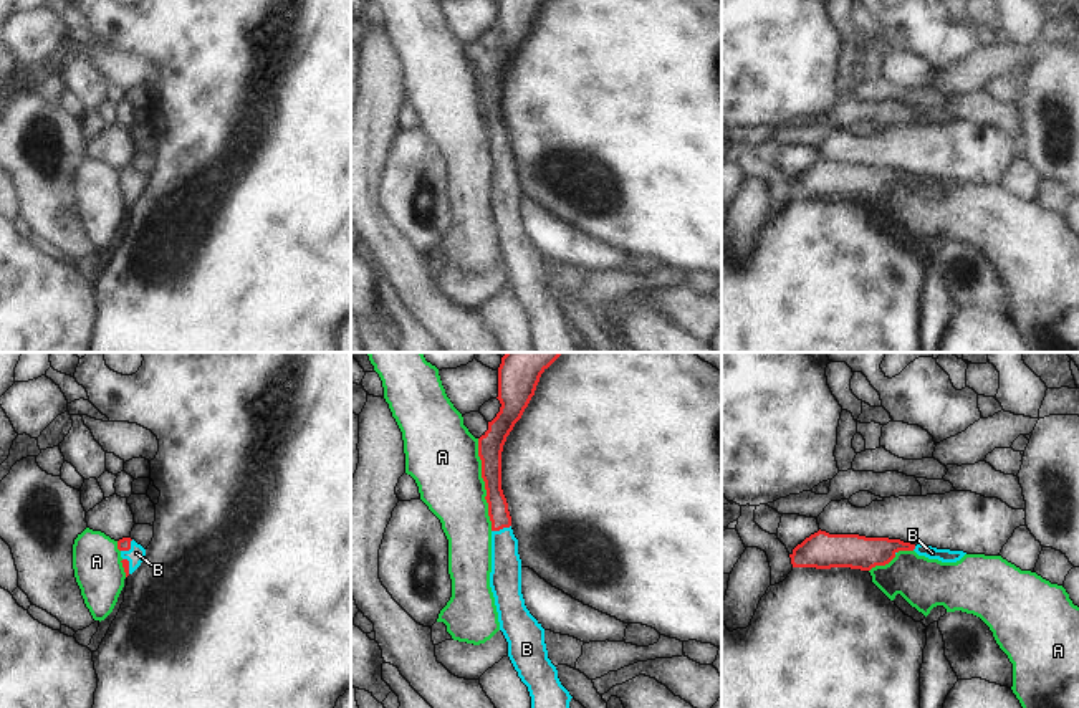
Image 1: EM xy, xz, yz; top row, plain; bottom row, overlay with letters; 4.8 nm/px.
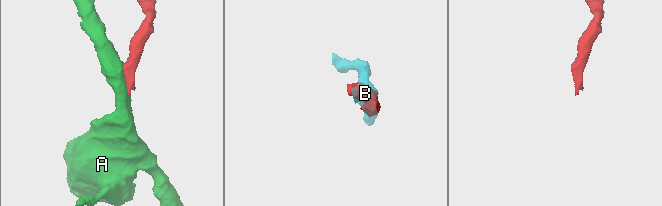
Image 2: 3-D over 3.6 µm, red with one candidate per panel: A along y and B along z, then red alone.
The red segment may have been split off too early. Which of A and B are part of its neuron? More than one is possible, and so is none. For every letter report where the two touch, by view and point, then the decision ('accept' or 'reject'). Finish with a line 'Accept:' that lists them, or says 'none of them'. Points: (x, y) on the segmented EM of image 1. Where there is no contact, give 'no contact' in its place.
A: xz (485, 485) | reject
B: xz (500, 528) | accept
Accept: B

